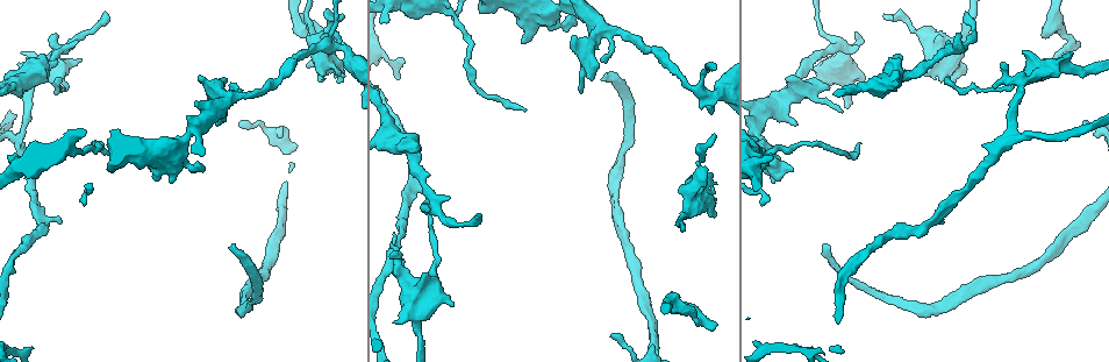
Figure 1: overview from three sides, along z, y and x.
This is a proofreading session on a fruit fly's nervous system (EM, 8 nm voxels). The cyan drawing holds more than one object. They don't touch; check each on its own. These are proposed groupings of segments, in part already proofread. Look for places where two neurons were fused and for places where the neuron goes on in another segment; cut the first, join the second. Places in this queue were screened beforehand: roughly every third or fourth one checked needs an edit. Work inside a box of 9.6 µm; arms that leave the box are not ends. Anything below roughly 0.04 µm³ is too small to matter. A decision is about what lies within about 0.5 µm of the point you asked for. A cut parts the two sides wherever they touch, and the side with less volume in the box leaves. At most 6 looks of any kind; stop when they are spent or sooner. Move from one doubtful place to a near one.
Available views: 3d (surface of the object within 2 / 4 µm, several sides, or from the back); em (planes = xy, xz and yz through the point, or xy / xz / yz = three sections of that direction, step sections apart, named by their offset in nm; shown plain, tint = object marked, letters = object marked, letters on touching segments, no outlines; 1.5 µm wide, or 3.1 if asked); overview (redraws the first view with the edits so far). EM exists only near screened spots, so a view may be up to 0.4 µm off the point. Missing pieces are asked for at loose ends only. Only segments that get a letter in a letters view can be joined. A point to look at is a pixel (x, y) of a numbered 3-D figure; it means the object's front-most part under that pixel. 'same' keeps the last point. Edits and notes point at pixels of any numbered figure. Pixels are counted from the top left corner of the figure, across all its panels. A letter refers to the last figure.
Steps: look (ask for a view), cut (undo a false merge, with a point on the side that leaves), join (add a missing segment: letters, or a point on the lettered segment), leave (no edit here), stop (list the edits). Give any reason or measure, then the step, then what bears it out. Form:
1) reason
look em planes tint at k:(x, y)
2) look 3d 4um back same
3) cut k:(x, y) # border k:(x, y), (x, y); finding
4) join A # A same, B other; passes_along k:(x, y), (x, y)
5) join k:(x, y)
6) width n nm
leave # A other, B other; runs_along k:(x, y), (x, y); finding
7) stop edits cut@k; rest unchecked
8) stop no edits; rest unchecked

an open end
look 3d 4um at 1:(966, 69)

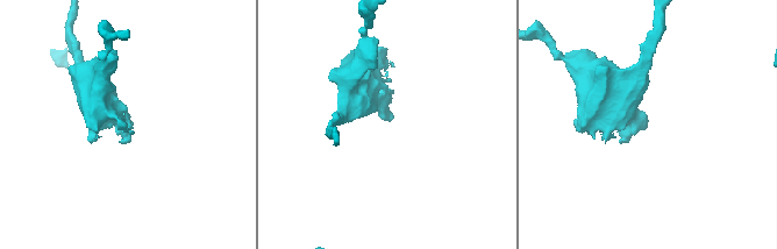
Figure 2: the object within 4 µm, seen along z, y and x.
look em planes tint at 2:(133, 125)

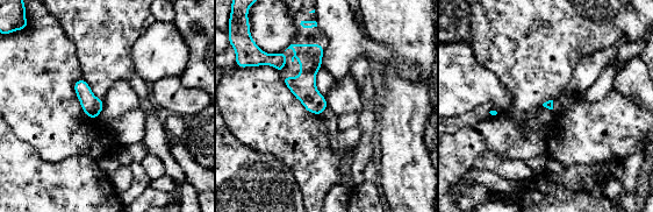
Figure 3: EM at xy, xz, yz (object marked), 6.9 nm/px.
what lies round it
look em planes letters same

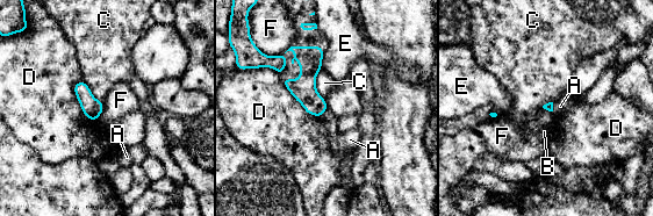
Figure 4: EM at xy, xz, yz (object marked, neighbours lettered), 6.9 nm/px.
leave # A other, B other, C other, D other, E other, F other; border 4:(103, 102), (103, 109), (97, 120); no lettered segment goes on from it

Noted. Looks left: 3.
an open end
look 3d 2um at 1:(712, 329)

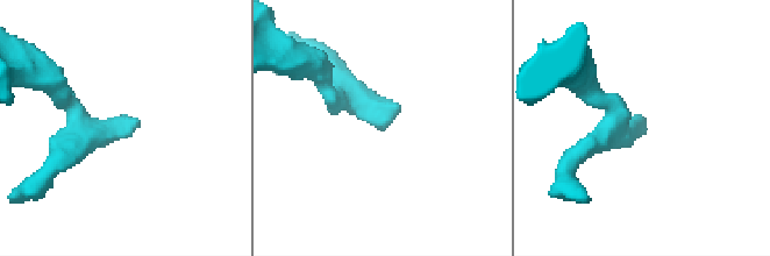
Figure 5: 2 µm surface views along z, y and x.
look em planes letters at 5:(120, 124)

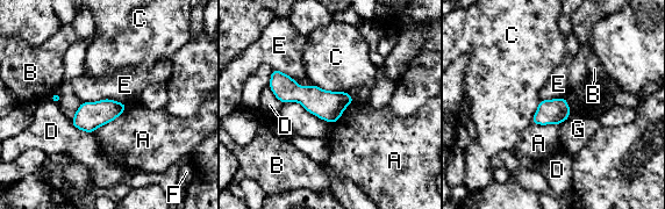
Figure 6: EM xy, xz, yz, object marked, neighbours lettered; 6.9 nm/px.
leave # A other, B other, C other, D other, E other, F other, G other; no lettered segment goes on from it

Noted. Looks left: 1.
stop no edits; rest unchecked

